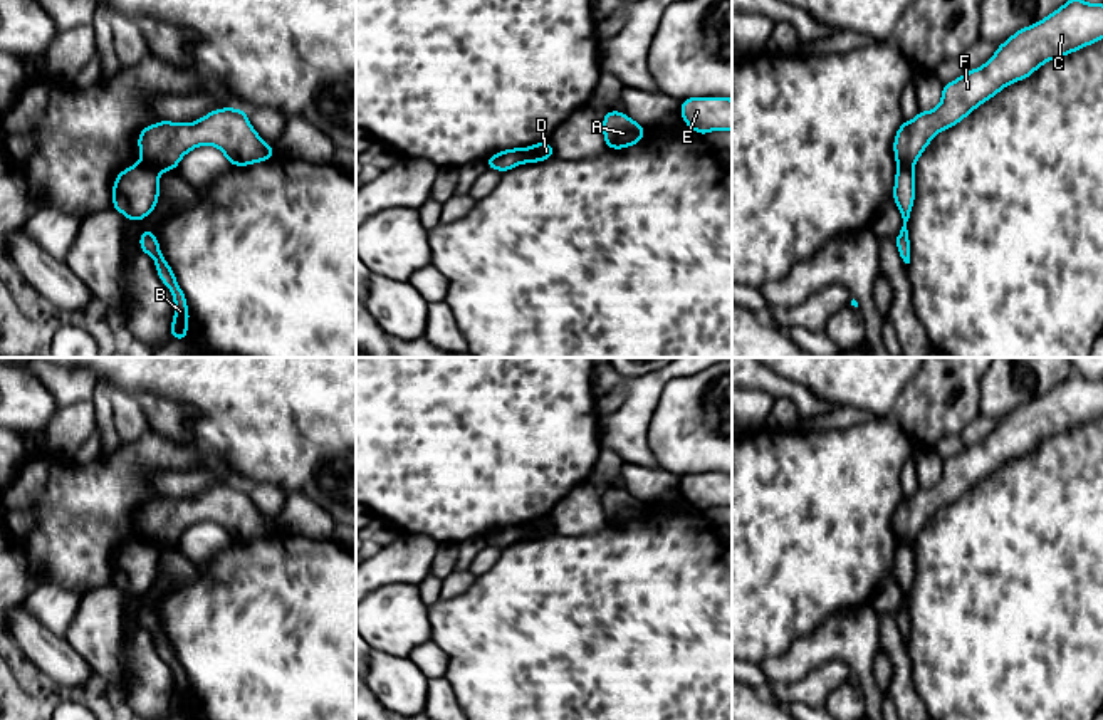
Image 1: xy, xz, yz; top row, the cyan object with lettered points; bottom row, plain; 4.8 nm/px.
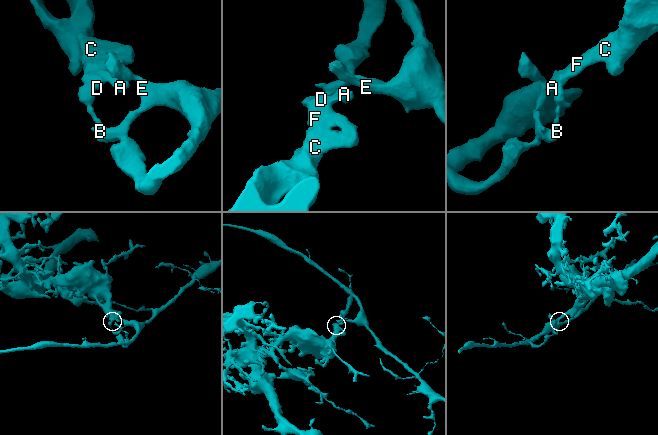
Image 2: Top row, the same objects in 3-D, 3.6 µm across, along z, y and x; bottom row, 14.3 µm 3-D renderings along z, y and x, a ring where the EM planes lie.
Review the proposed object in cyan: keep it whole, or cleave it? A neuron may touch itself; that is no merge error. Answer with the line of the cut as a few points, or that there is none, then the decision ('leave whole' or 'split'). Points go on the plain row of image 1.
cut xy (141, 537), (160, 547); split

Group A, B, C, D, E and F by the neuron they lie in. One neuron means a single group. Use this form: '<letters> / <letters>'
A C D F / B E

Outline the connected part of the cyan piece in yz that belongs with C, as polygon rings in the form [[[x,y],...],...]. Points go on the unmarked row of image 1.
[[[1073,371],[1046,394],[1019,404],[997,421],[984,441],[945,458],[935,485],[920,487],[912,497],[903,497],[893,515],[895,539],[913,544],[938,509],[957,502],[1004,463],[1027,455],[1043,440],[1101,415],[1103,379],[1088,379]]]

